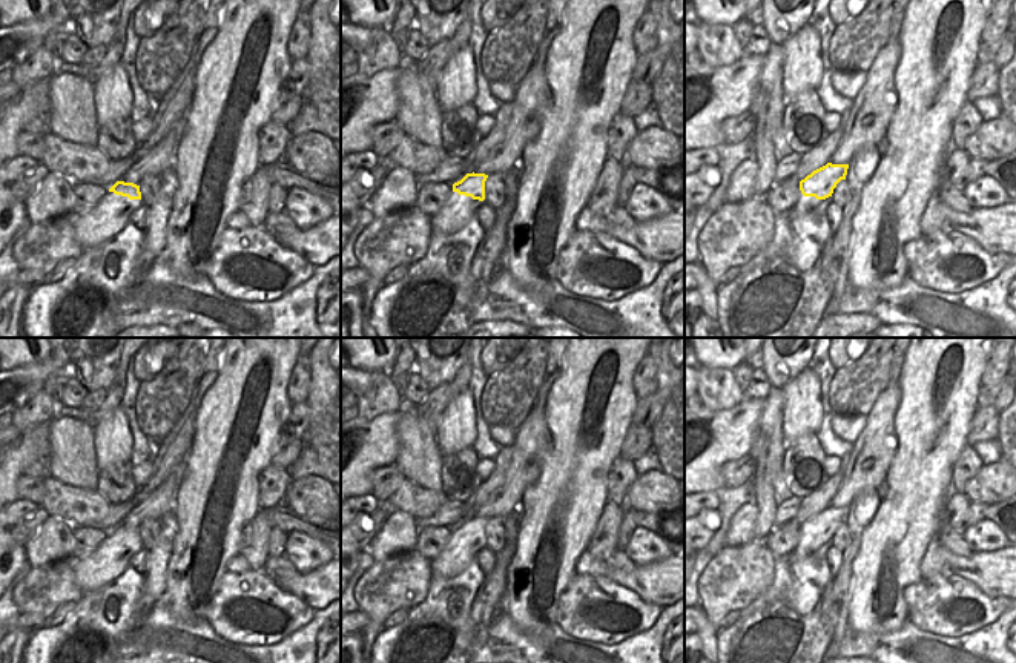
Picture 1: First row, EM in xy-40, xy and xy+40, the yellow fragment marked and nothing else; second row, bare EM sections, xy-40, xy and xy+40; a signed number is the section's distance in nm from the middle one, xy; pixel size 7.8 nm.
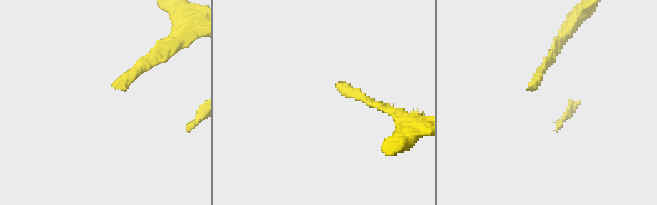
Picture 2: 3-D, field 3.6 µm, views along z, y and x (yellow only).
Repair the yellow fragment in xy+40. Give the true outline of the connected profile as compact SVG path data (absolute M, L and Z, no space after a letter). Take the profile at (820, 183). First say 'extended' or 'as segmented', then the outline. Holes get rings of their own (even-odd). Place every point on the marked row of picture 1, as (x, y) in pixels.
extended; M832 164L813 170L800 181L798 200L793 212L803 213L816 209L823 200L832 196L833 189L841 180L846 180L849 164Z

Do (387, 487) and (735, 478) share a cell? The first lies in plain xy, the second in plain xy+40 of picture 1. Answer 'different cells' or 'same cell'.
same cell

